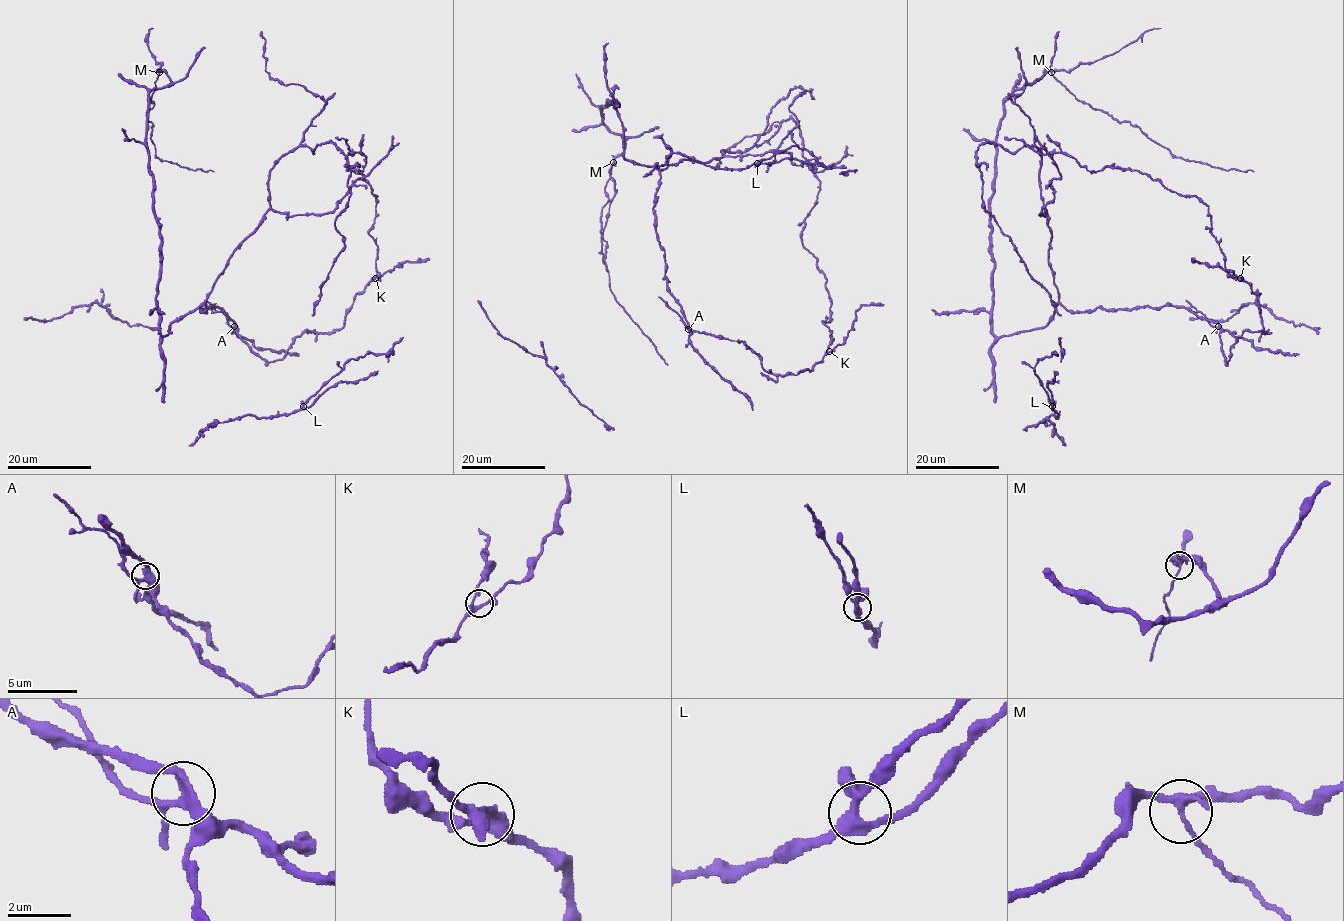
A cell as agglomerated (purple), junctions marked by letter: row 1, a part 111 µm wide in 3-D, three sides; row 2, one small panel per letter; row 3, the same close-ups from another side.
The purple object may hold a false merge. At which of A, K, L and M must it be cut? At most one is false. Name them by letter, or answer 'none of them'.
A

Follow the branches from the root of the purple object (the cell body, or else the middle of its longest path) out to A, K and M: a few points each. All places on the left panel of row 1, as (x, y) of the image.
A: (200, 310), (200, 307), (217, 306), (234, 326)
K: (200, 310), (220, 308), (252, 351), (274, 361), (303, 330), (339, 330), (353, 298), (375, 278)
M: (200, 310), (204, 304), (161, 336), (161, 237), (146, 145), (147, 94), (170, 84), (159, 72)

